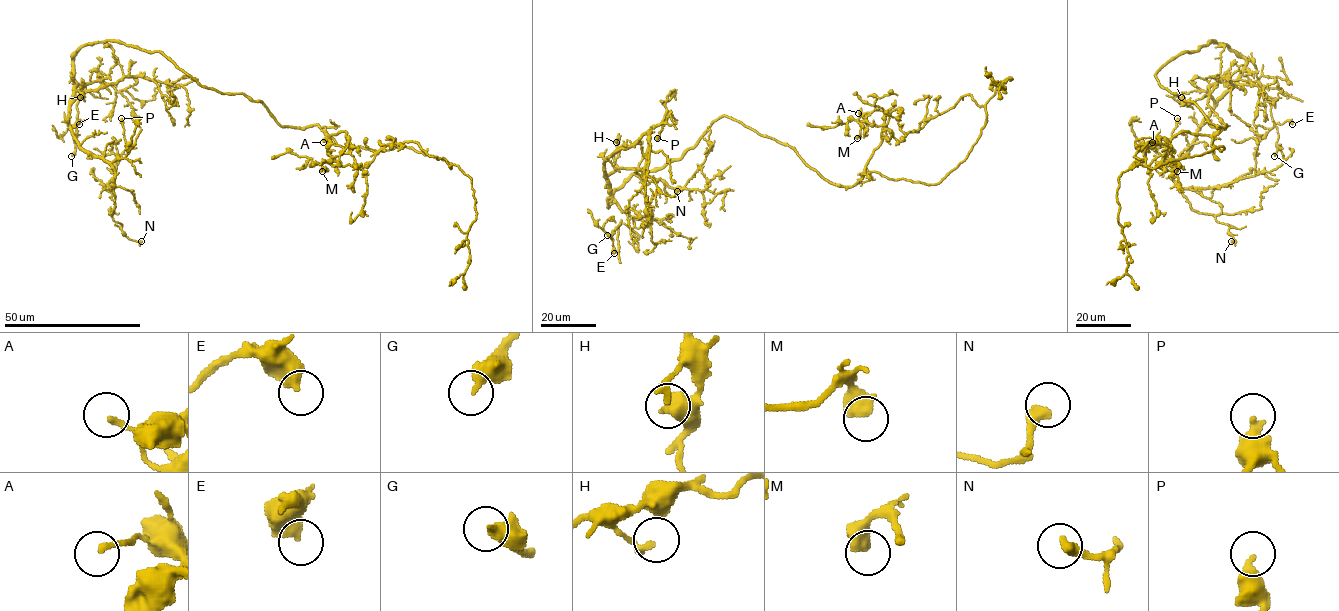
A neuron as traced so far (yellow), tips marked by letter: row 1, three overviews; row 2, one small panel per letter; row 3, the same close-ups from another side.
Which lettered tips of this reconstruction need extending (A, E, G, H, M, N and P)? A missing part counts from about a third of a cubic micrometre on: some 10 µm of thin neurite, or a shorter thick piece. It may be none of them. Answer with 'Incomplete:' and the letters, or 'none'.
Incomplete: none

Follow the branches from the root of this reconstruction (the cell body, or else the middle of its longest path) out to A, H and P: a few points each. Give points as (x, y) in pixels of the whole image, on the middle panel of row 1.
A: (747, 126), (786, 143), (833, 184), (852, 186), (880, 144), (884, 125), (880, 107), (864, 118), (858, 113)
H: (747, 126), (721, 116), (679, 158), (632, 175), (608, 205), (607, 176), (617, 167), (616, 142)
P: (747, 126), (721, 116), (679, 158), (632, 175), (608, 205), (605, 161), (634, 144), (665, 115), (657, 138)

